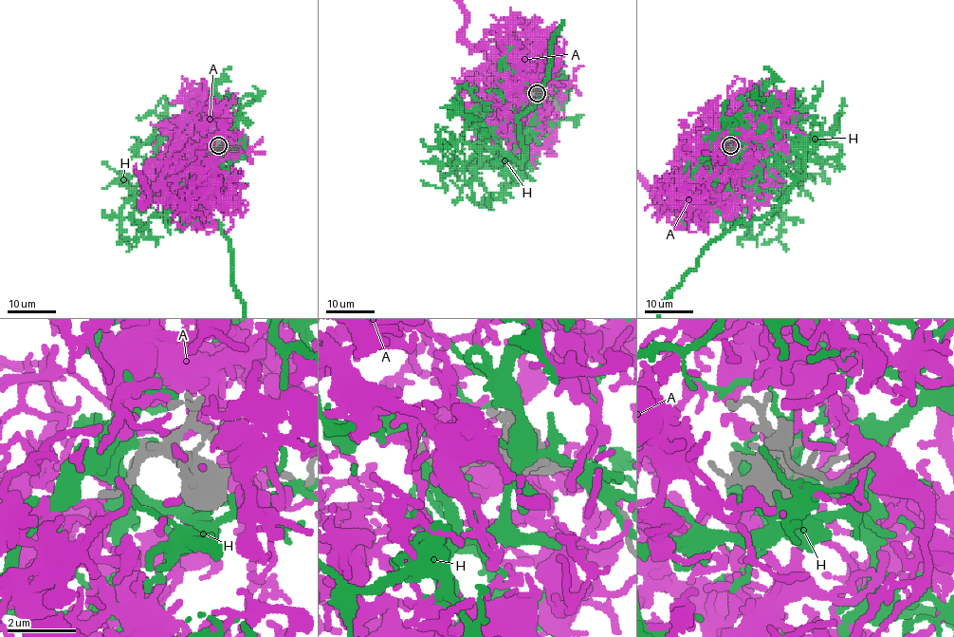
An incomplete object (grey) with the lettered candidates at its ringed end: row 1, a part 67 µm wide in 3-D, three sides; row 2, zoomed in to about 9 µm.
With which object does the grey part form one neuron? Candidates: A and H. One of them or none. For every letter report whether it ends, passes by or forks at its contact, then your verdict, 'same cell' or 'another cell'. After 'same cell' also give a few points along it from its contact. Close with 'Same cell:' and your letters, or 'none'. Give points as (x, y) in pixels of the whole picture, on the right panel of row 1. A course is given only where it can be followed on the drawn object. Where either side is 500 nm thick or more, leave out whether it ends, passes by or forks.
A: it ends there; same cell
H: it forks there; another cell
Same cell: A

